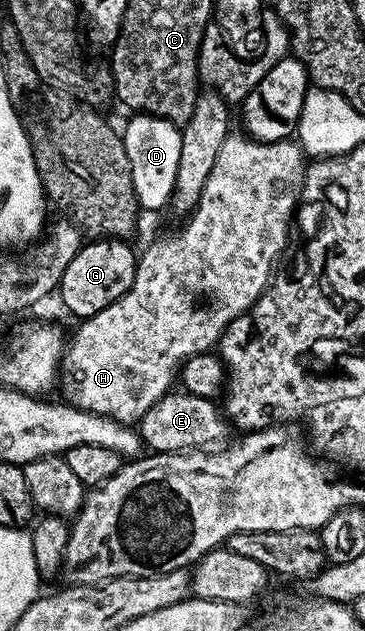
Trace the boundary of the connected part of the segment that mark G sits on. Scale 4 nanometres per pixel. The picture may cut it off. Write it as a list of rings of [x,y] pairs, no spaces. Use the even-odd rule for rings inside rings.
[[[102,238],[89,240],[82,245],[80,252],[67,264],[61,277],[59,295],[61,302],[77,317],[84,320],[95,316],[115,300],[119,300],[131,288],[137,271],[138,255],[133,254],[128,241],[120,238]]]

